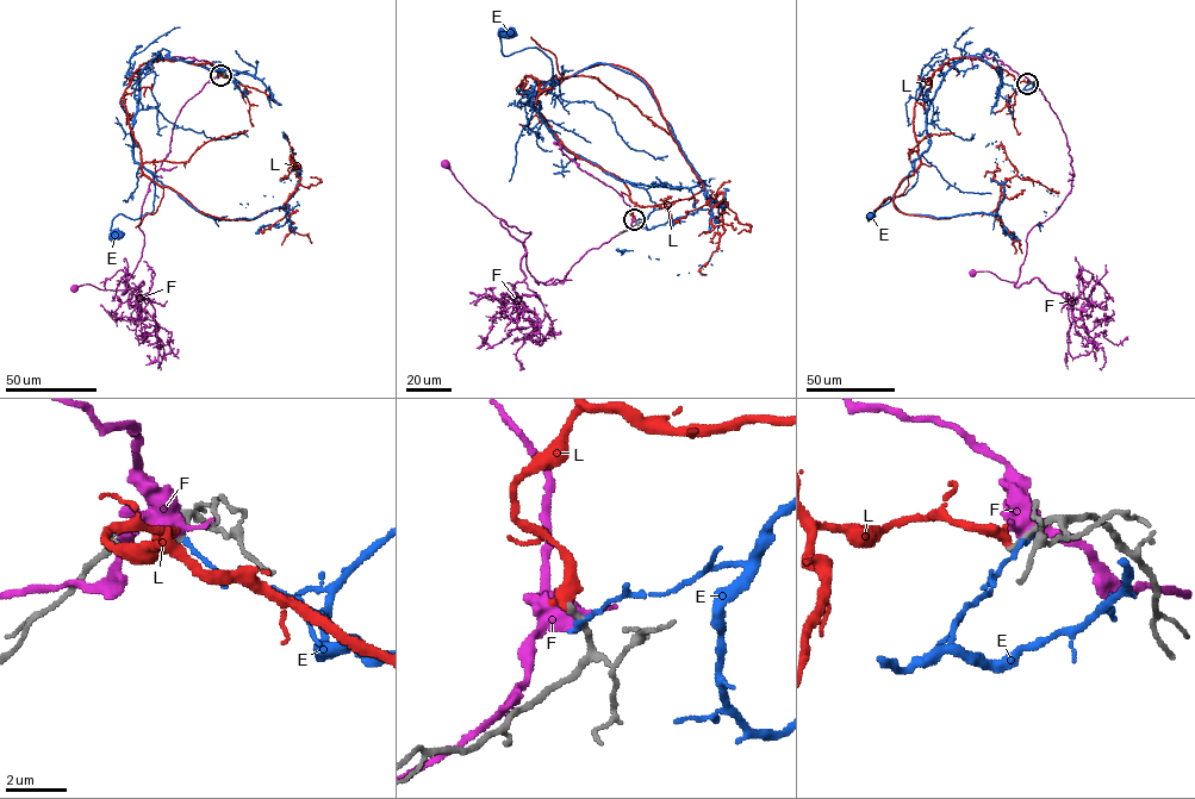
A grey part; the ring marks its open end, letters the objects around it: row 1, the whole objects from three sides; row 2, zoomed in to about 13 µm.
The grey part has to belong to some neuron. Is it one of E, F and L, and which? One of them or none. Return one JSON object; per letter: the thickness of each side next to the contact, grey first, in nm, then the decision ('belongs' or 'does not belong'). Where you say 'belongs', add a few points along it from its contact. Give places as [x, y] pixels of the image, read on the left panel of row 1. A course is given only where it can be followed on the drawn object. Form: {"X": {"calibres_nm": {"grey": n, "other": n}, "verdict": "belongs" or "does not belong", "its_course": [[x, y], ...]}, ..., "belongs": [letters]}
{"E": {"calibres_nm": {"grey": 280, "other": 200}, "verdict": "does not belong"}, "F": {"calibres_nm": {"grey": 280, "other": 650}, "verdict": "does not belong"}, "L": {"calibres_nm": {"grey": 240, "other": 400}, "verdict": "belongs", "its_course": [[221, 75], [167, 60], [134, 74], [123, 98], [142, 172], [235, 219], [281, 207], [297, 164], [286, 179]]}, "belongs": ["L"]}

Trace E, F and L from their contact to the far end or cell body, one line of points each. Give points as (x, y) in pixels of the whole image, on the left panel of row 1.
E: (222, 74), (237, 81), (170, 58), (143, 70), (131, 139), (154, 179), (154, 207), (117, 216), (119, 235)
F: (222, 74), (178, 114), (169, 153), (142, 207), (144, 245), (126, 289), (74, 287)
L: (221, 75), (167, 60), (134, 74), (123, 98), (142, 172), (235, 219), (281, 207), (297, 164), (286, 179)

